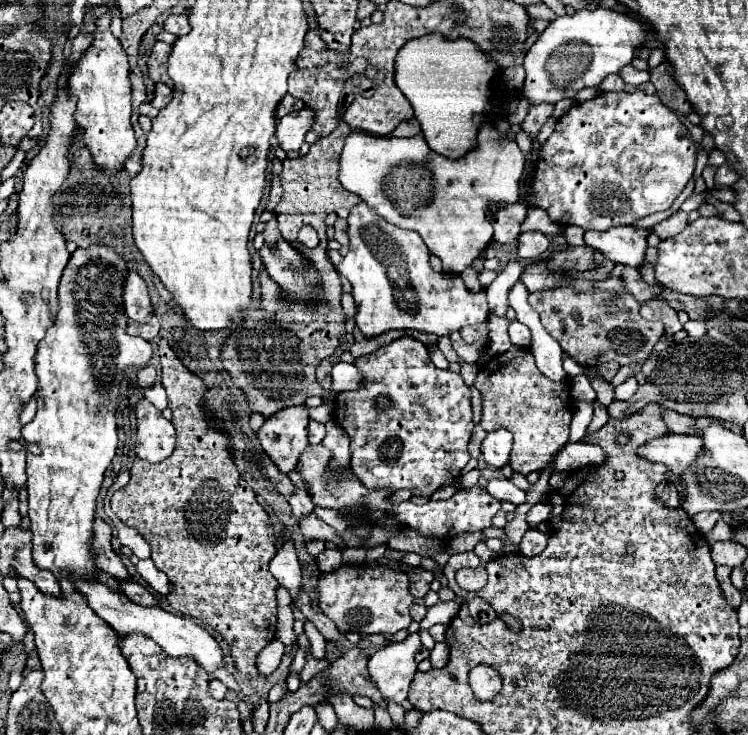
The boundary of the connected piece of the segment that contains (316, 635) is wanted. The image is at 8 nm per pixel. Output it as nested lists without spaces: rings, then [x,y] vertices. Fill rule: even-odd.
[[[304,622],[304,632],[306,632],[306,636],[308,636],[308,640],[310,640],[310,650],[312,650],[312,656],[316,658],[316,660],[326,660],[326,640],[324,640],[324,636],[316,630],[316,626],[312,624],[312,622]]]

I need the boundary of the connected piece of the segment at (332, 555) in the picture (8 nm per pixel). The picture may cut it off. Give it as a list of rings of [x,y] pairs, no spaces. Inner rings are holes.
[[[324,550],[318,558],[316,558],[318,566],[322,572],[330,572],[336,570],[342,564],[342,552],[340,550]]]

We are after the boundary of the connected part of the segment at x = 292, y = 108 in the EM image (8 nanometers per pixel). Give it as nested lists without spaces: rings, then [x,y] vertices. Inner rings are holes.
[[[288,96],[288,100],[284,98],[280,104],[278,104],[278,108],[276,108],[276,118],[282,118],[282,116],[286,116],[286,114],[290,114],[290,112],[298,112],[298,110],[302,110],[304,108],[304,102],[302,100],[298,100],[298,98],[294,98],[294,96]]]

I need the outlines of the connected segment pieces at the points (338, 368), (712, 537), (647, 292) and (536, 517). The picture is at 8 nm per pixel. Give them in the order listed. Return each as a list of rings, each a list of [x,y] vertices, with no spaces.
[[[338,362],[332,368],[332,390],[336,394],[348,392],[348,390],[358,390],[362,386],[364,386],[364,376],[354,364]]]
[[[718,520],[716,526],[712,528],[712,532],[706,534],[706,536],[708,536],[710,544],[718,542],[718,540],[732,540],[732,530],[730,530],[730,526],[724,520]]]
[[[626,266],[626,270],[624,270],[622,276],[624,276],[624,280],[626,280],[628,292],[630,292],[638,302],[646,302],[646,300],[650,300],[650,298],[654,298],[654,296],[658,296],[660,292],[666,290],[666,286],[662,286],[662,284],[646,284],[636,268],[628,268],[628,266]]]
[[[538,502],[537,504],[534,504],[534,506],[532,506],[532,508],[528,511],[525,520],[528,522],[530,527],[538,526],[538,524],[546,522],[548,512],[550,512],[548,502]]]

